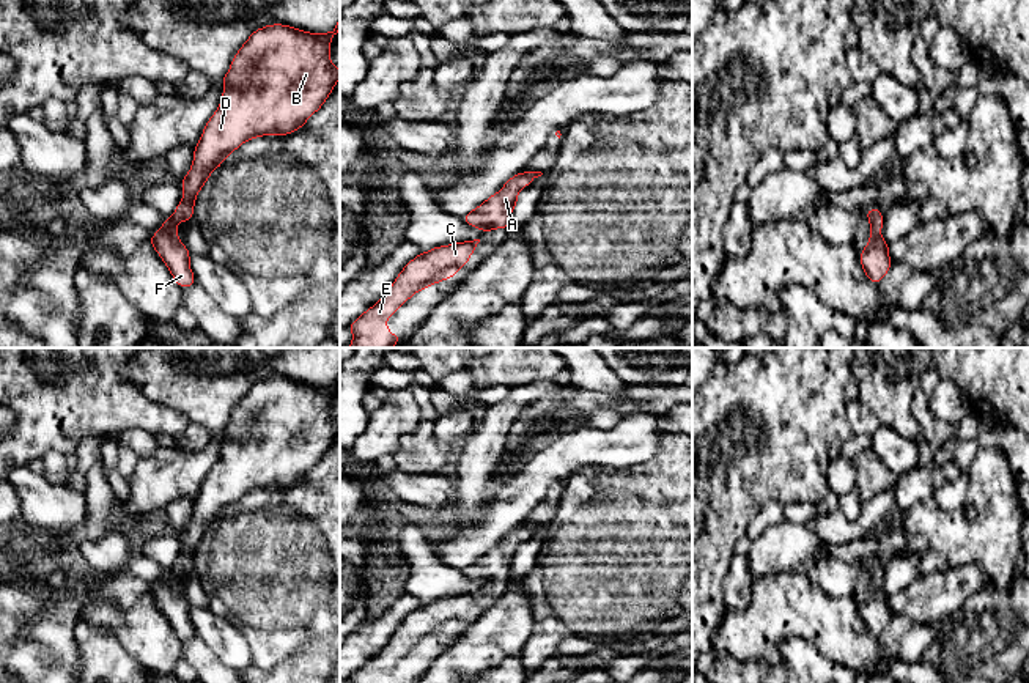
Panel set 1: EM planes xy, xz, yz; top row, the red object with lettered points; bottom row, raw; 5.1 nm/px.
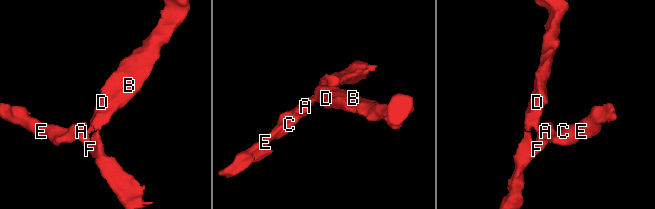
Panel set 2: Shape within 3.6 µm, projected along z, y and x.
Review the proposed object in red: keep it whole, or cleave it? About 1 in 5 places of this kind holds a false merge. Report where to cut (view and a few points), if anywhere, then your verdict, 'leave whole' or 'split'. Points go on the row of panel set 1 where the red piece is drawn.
no cut; leave whole

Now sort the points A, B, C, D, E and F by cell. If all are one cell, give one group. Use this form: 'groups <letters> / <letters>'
groups A B C D E F

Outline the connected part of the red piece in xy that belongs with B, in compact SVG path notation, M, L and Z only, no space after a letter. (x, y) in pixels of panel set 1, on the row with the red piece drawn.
M340 22L327 33L308 33L296 27L272 24L255 30L234 55L227 76L220 80L223 94L219 109L206 123L200 142L194 146L192 167L181 179L184 197L175 214L165 217L162 228L149 239L151 247L181 288L195 285L195 277L189 264L192 253L176 236L178 223L194 219L198 192L230 153L255 137L293 134L323 107L340 80L340 69L329 57L330 41L338 31Z

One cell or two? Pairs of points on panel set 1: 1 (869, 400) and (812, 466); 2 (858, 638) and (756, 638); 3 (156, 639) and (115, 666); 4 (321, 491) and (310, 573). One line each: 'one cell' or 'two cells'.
1: two cells
2: one cell
3: two cells
4: one cell

